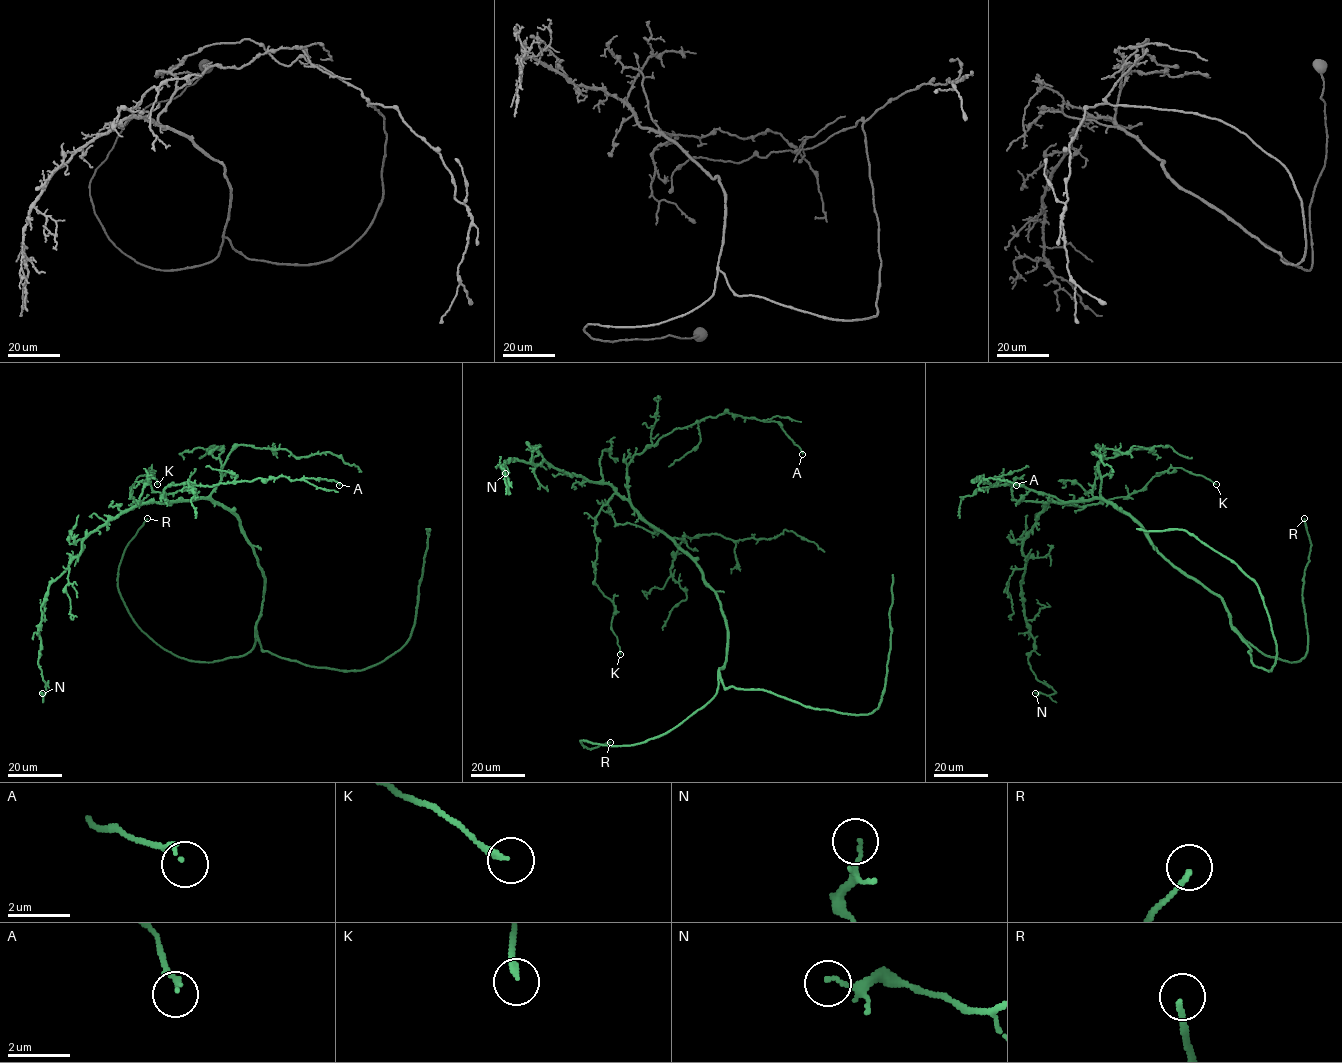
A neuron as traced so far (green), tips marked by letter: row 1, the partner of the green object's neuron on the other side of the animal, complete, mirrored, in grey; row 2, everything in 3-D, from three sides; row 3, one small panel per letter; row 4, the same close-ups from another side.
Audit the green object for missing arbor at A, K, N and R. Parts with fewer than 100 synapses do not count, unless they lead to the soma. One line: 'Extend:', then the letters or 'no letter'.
Extend: no letter

